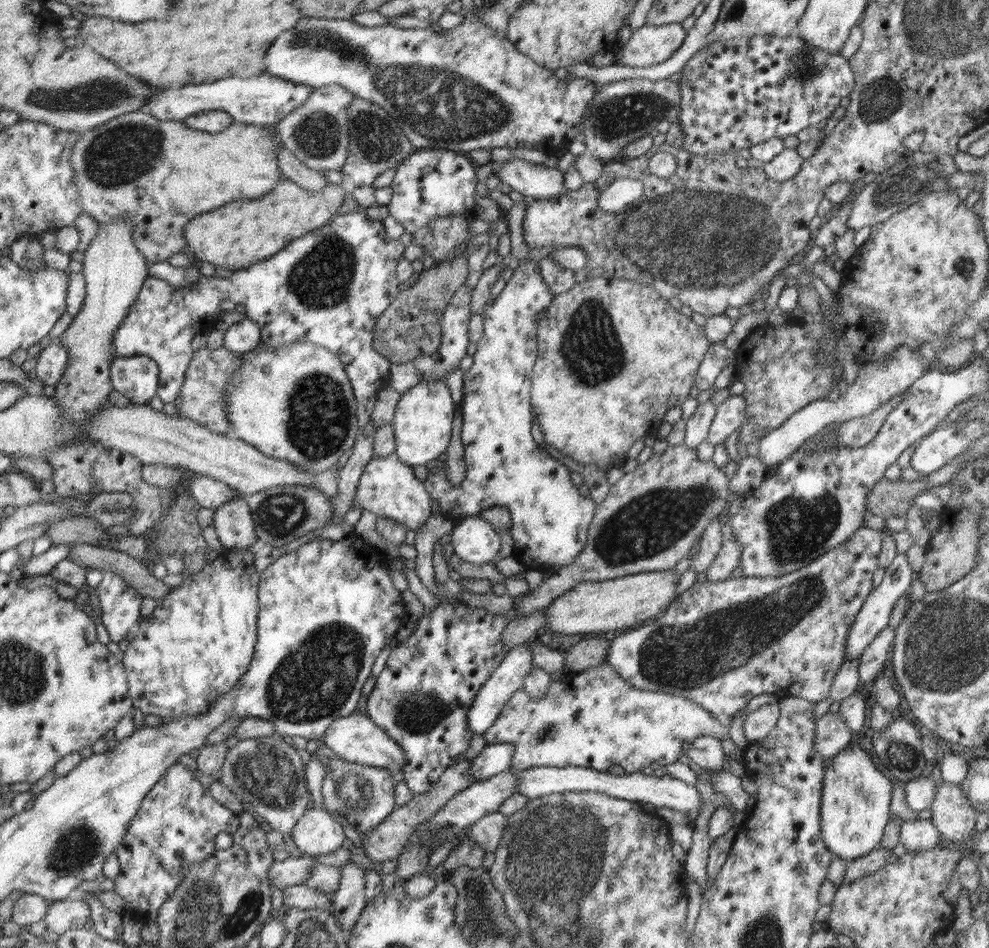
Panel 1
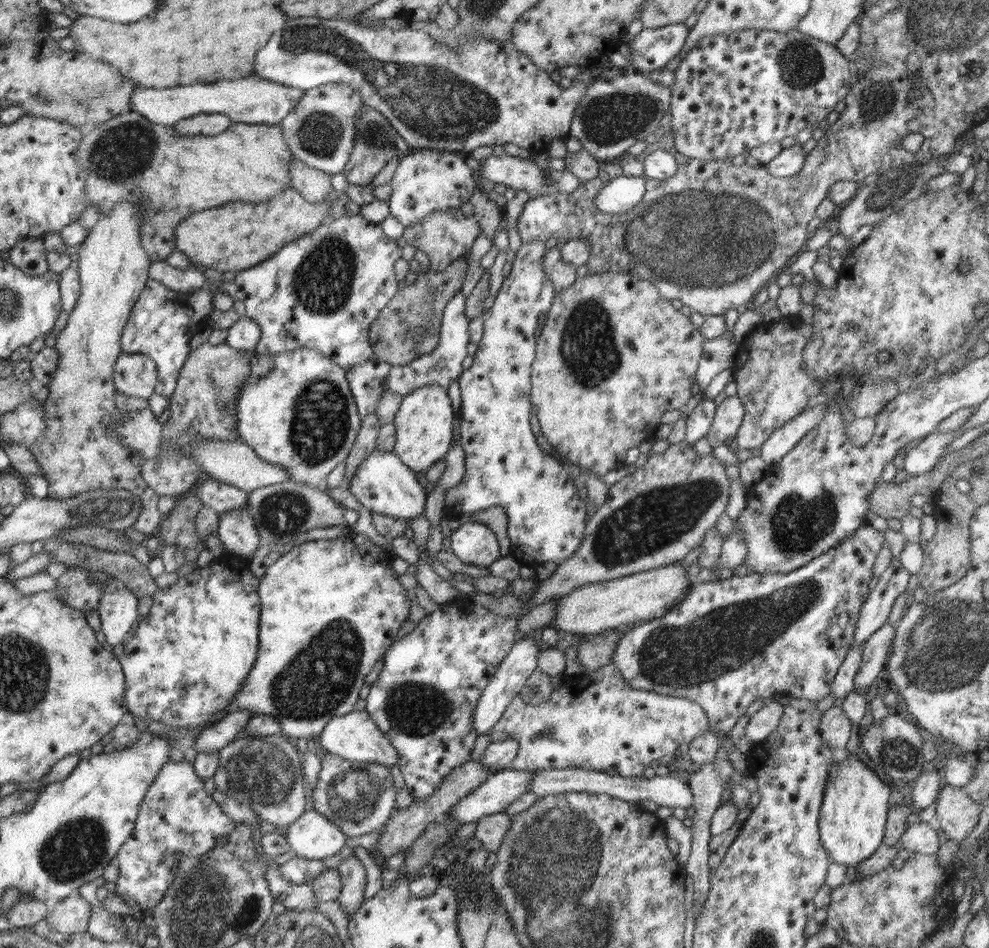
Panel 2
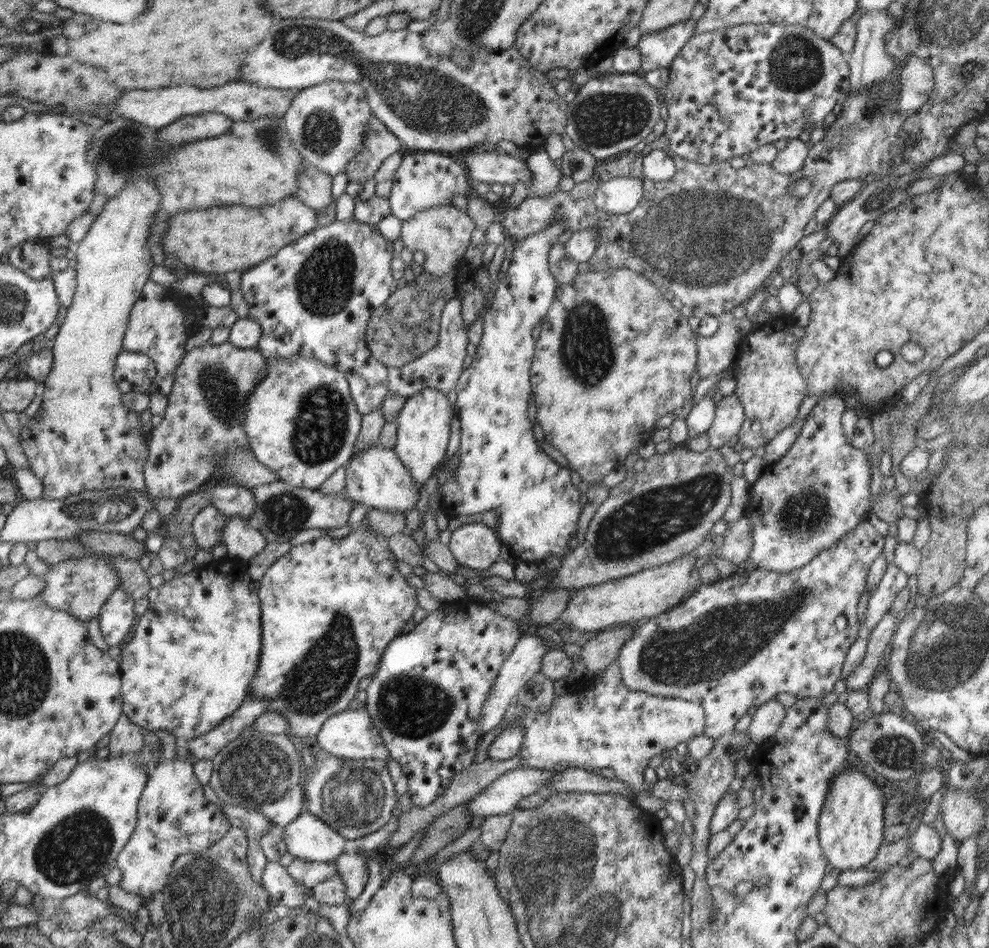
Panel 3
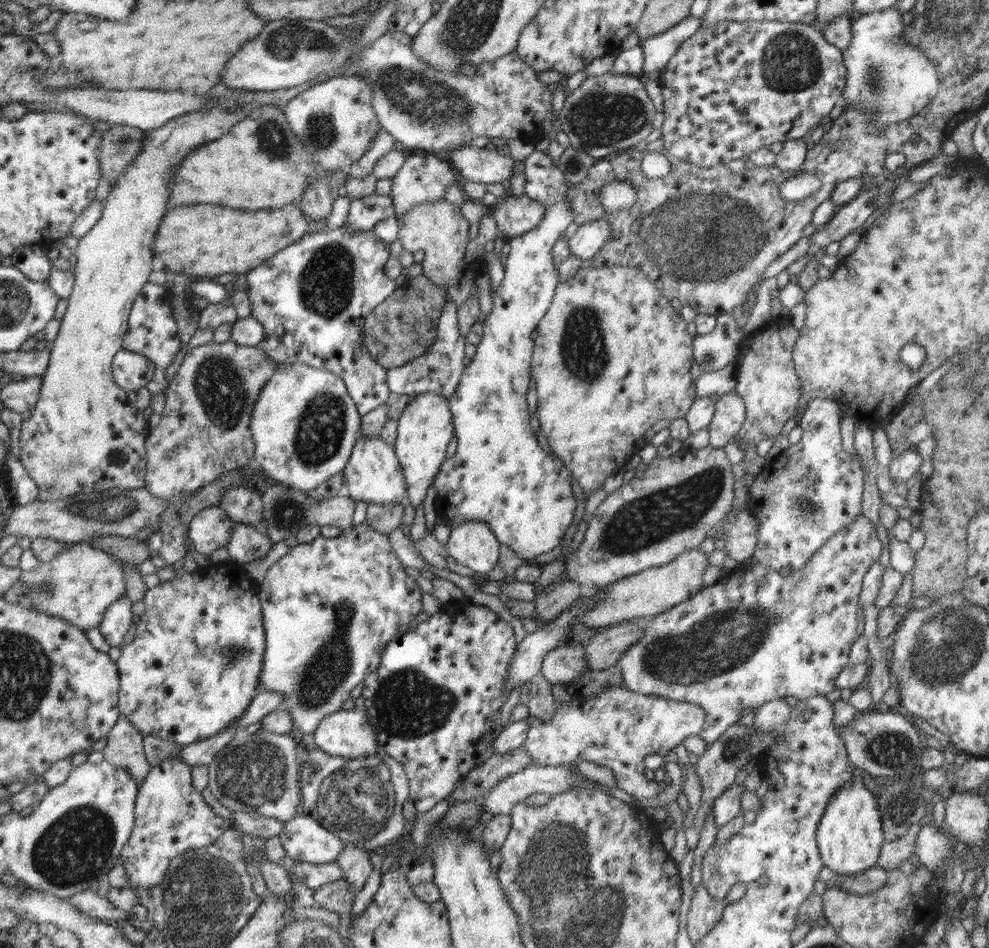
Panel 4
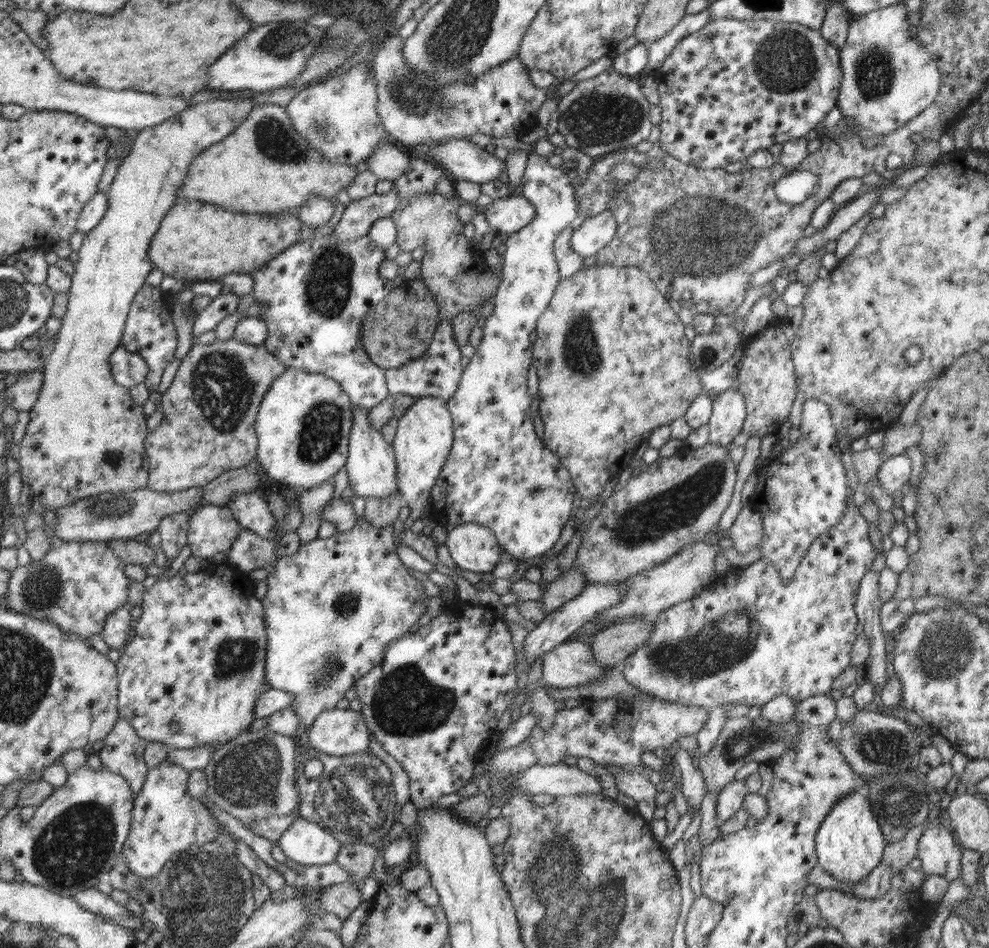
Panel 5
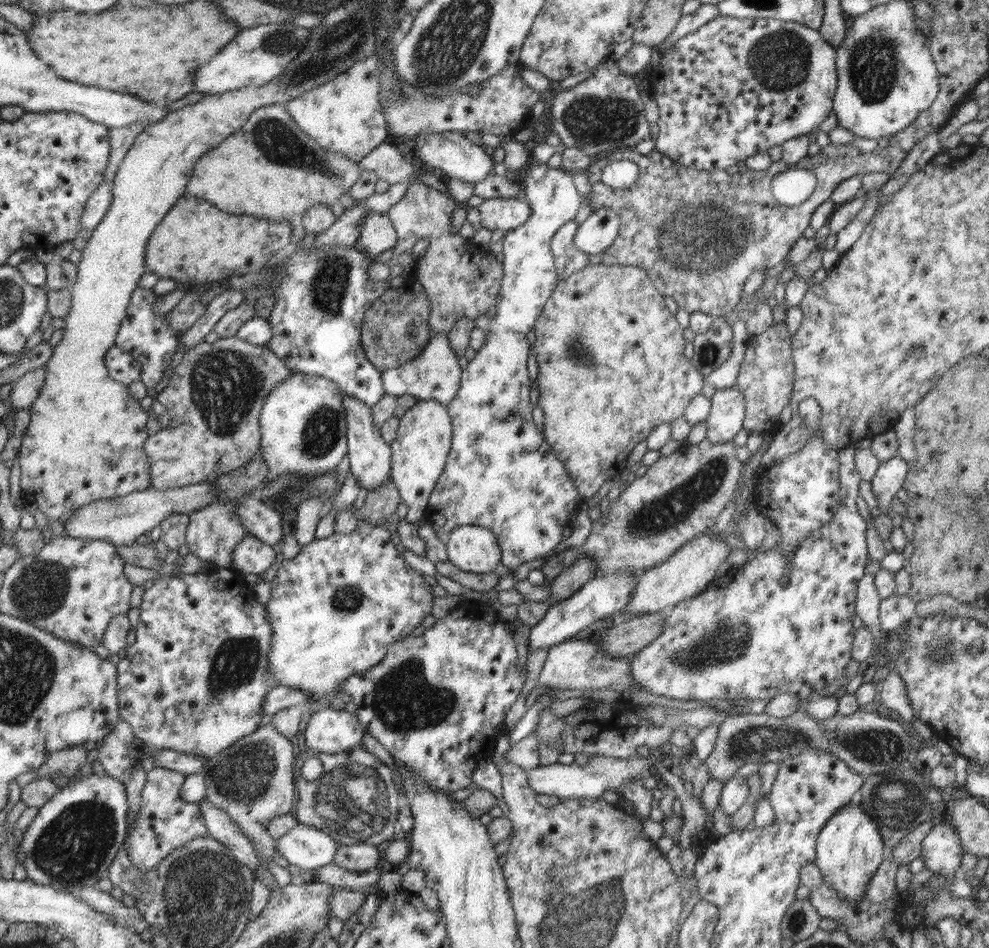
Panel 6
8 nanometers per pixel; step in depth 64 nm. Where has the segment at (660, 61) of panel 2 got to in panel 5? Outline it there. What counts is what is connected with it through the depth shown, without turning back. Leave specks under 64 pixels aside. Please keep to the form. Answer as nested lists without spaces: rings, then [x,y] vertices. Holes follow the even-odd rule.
[[[704,9],[698,14],[684,15],[680,22],[668,34],[660,37],[656,42],[651,42],[648,49],[648,70],[655,71],[664,65],[664,61],[668,58],[668,55],[674,50],[675,44],[680,42],[681,38],[694,34],[697,30],[700,30],[711,18],[711,12]]]

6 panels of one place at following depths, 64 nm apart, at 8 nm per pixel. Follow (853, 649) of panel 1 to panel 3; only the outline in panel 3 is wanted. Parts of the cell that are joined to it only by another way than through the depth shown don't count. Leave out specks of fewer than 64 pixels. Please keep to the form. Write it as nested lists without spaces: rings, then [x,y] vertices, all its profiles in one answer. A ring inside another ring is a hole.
[[[894,563],[888,564],[883,578],[870,594],[865,621],[860,622],[863,631],[872,632],[876,628],[876,624],[884,618],[884,614],[891,610],[896,596],[906,588],[908,580],[909,576]]]

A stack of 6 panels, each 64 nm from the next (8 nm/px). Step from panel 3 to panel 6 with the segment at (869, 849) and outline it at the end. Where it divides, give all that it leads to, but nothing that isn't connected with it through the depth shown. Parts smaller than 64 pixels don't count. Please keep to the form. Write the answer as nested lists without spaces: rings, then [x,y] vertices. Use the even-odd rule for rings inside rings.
[[[859,803],[847,804],[836,811],[818,835],[814,862],[820,869],[823,882],[837,892],[839,898],[849,902],[860,902],[870,879],[885,859],[884,846],[879,827],[866,814]]]

